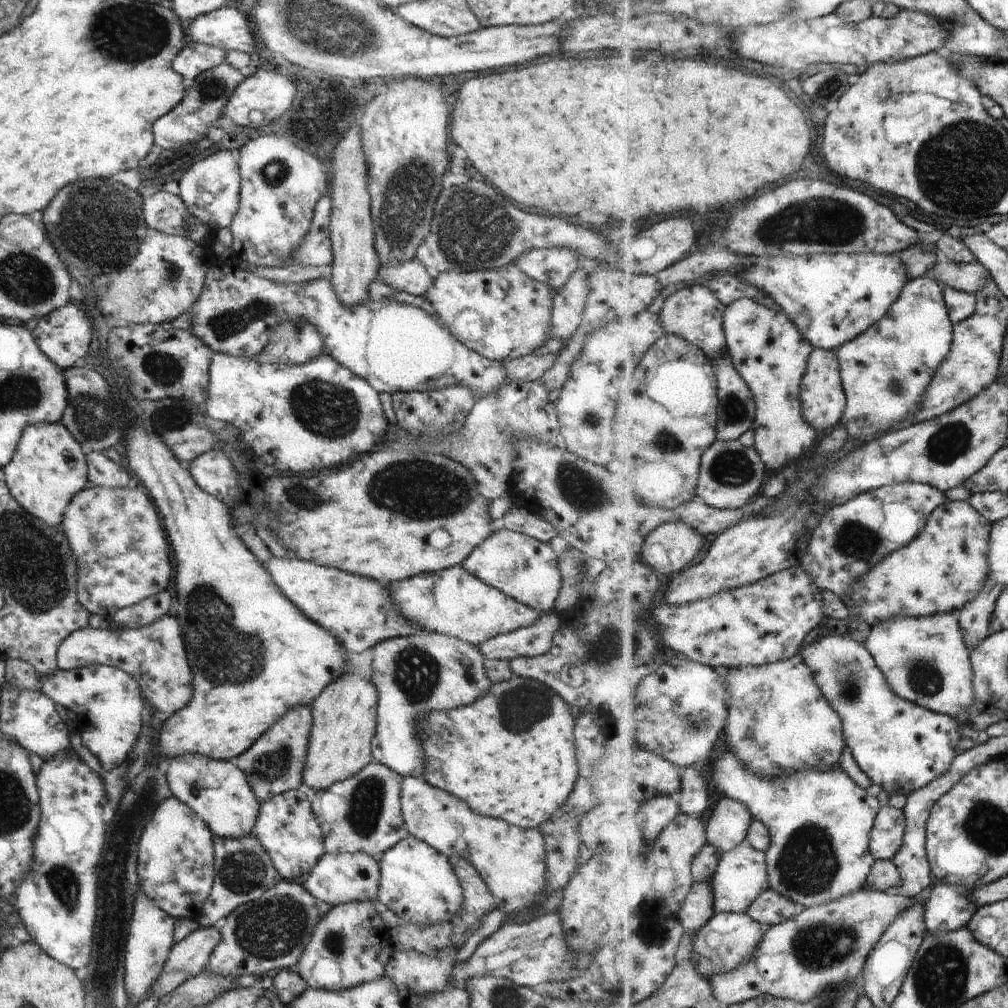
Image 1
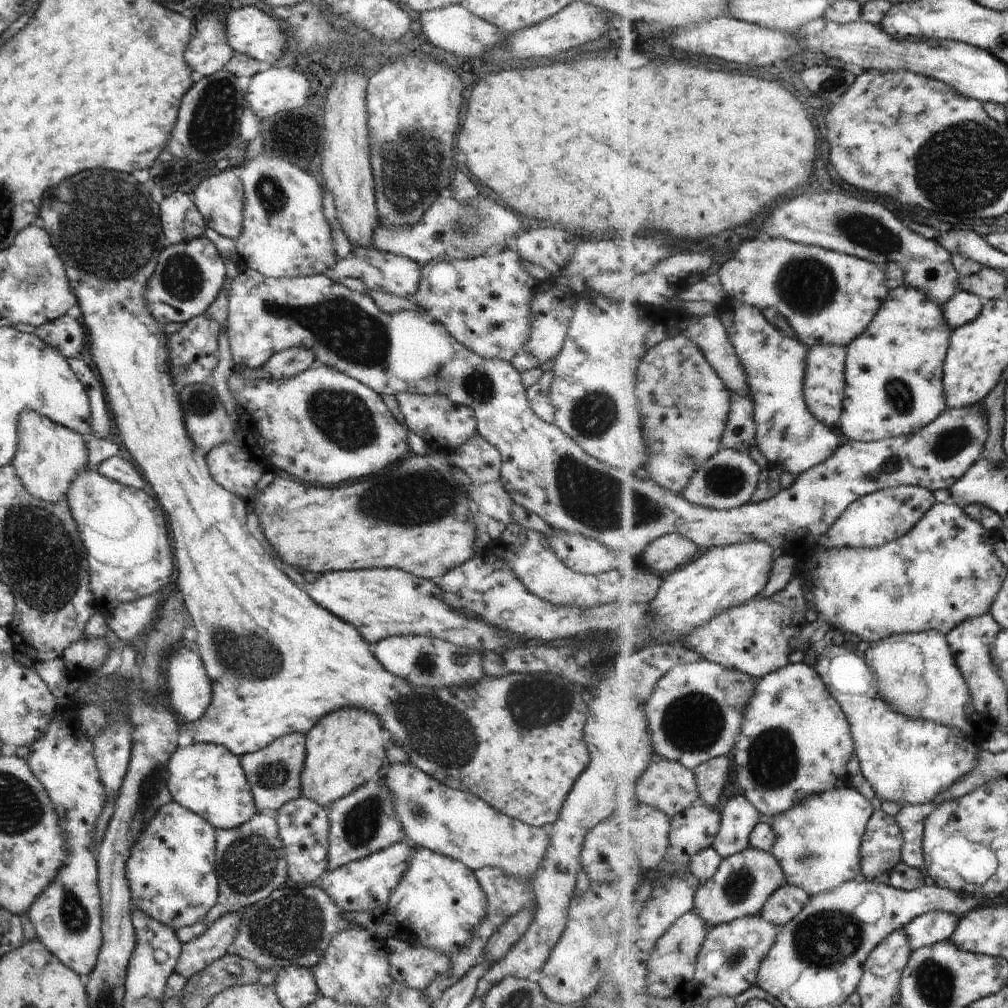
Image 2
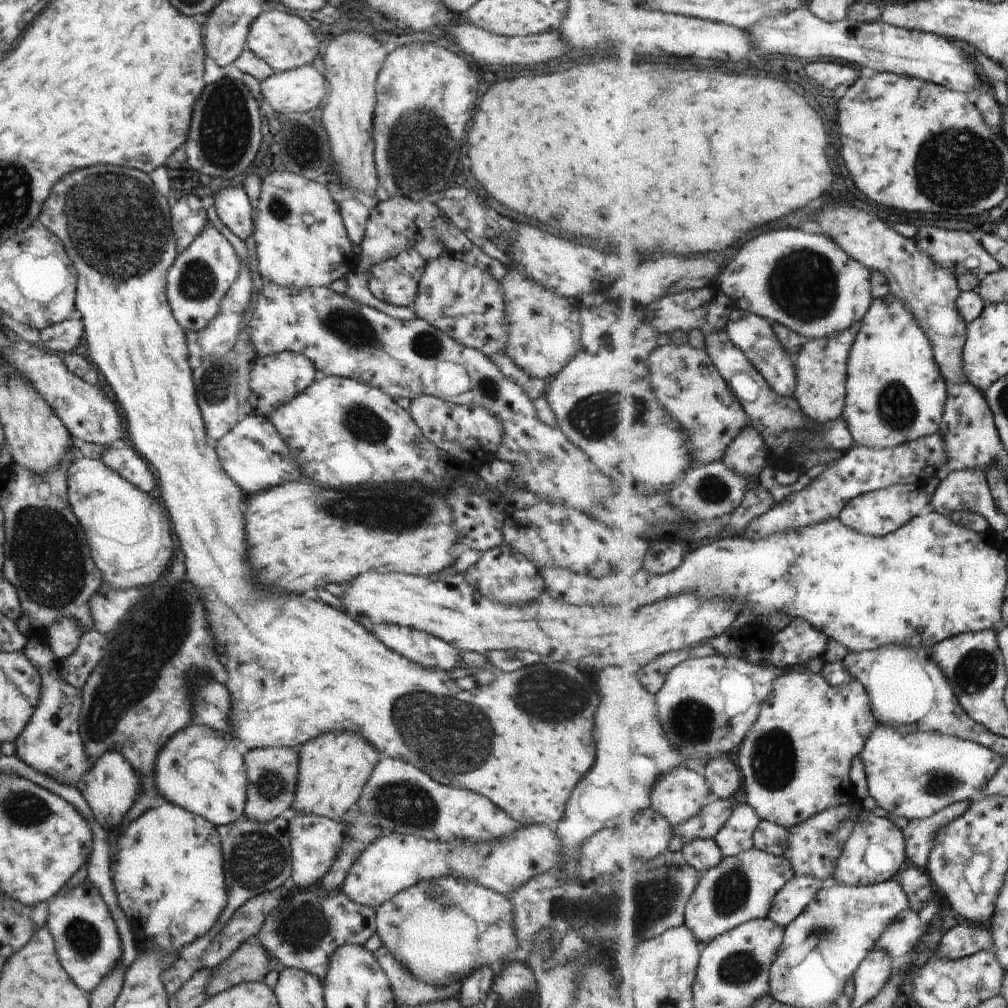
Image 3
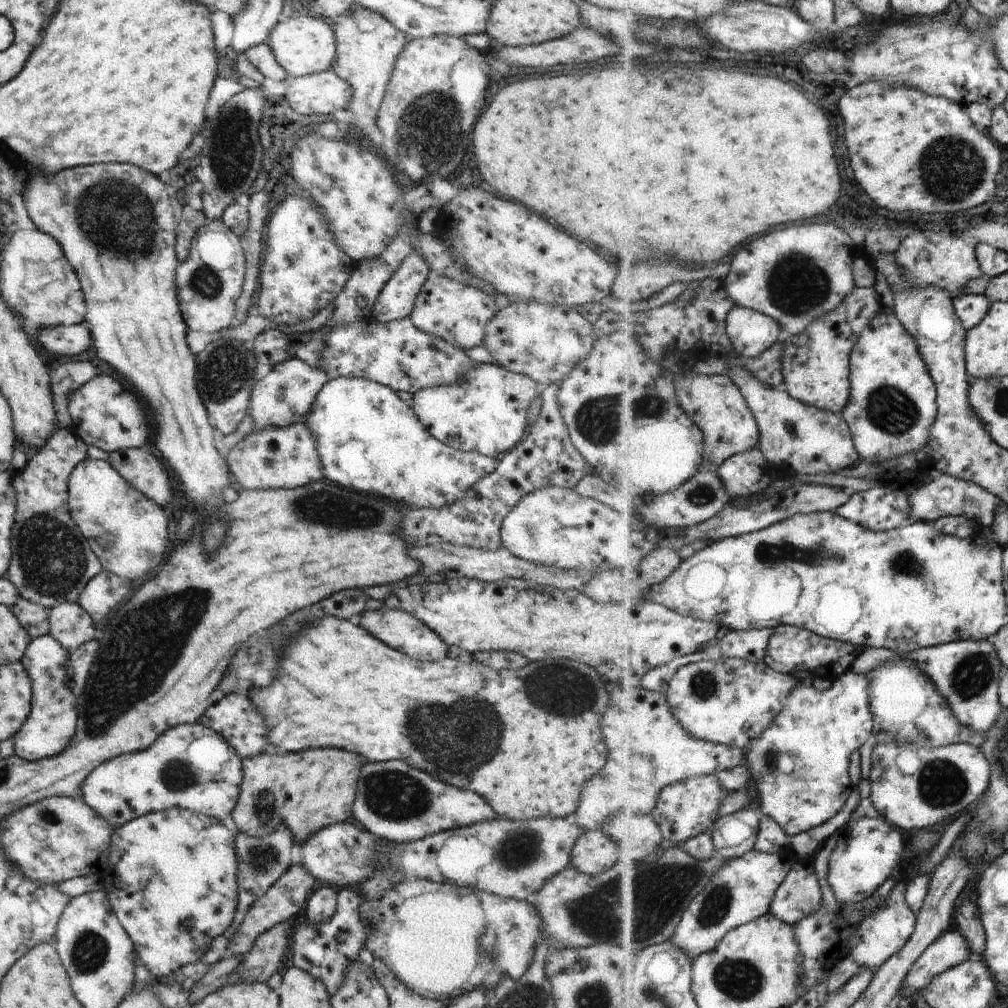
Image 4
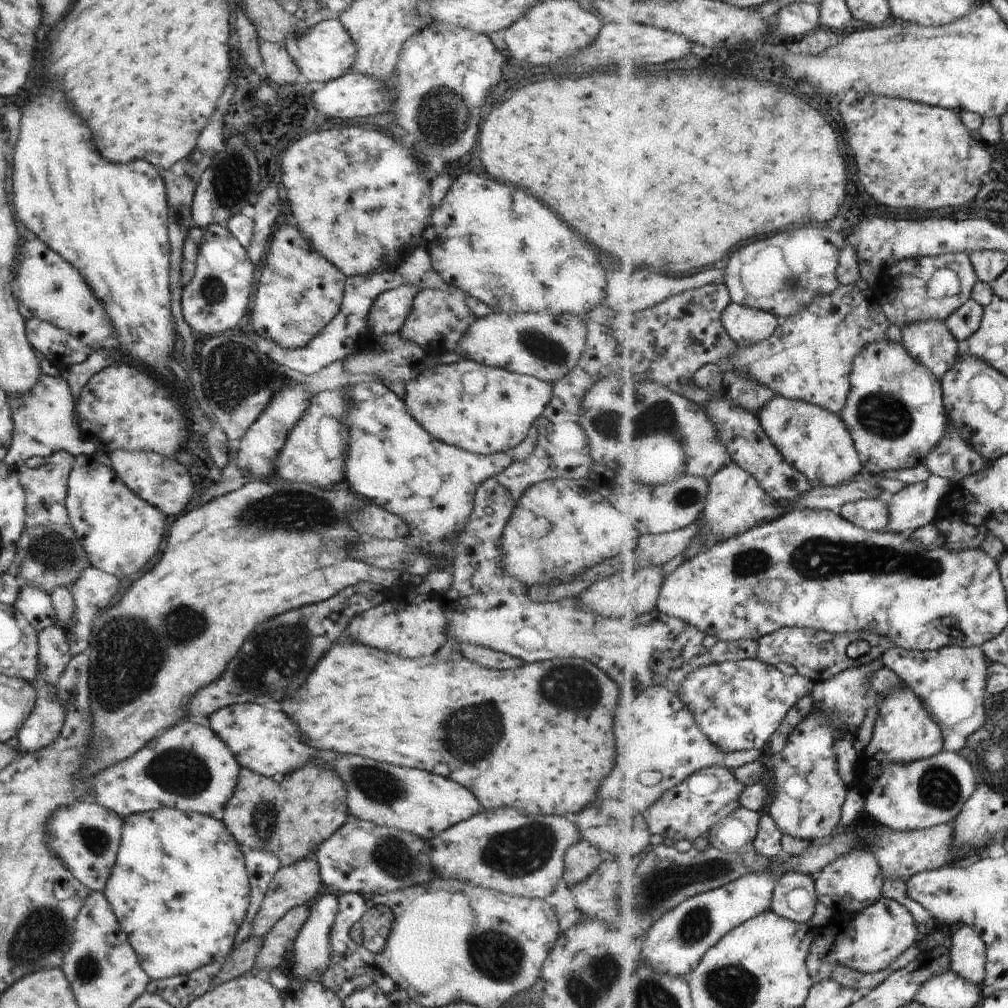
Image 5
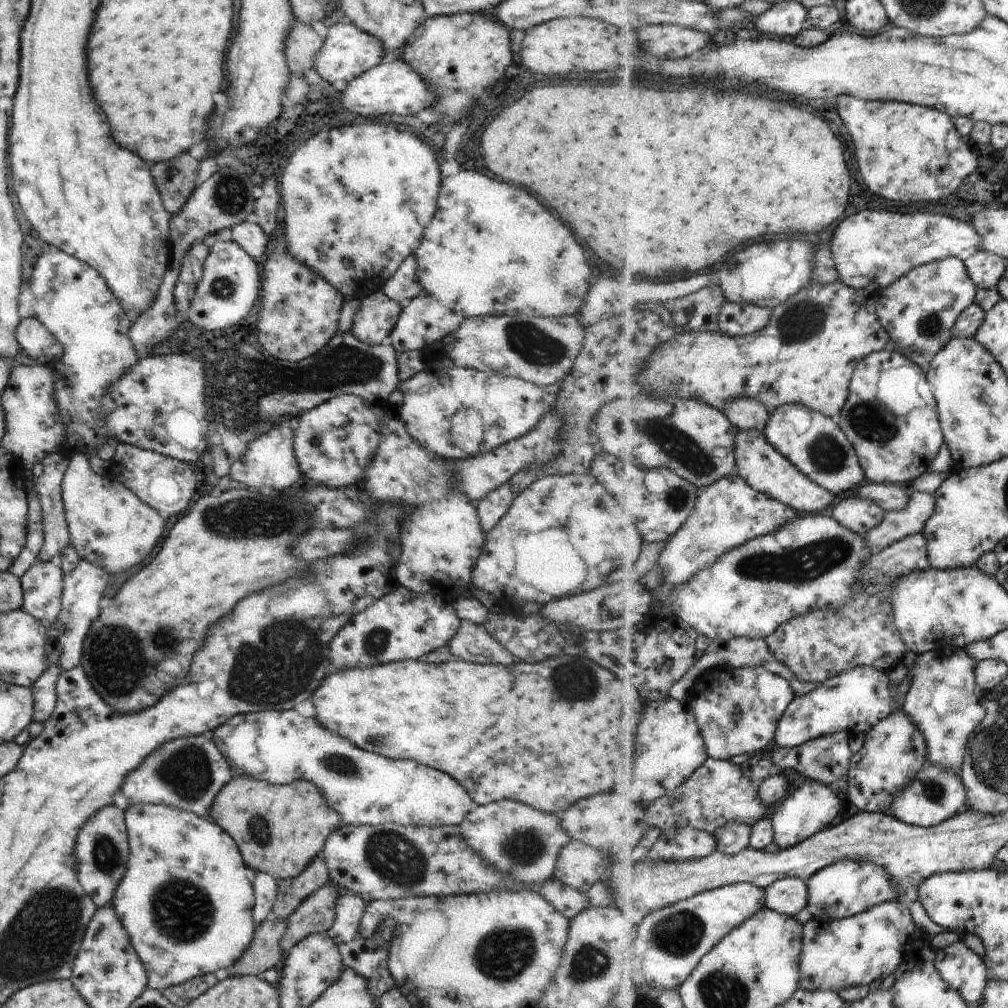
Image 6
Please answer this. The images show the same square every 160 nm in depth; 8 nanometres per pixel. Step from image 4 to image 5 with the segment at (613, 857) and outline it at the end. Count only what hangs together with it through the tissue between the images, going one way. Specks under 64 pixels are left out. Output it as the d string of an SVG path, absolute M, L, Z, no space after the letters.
M579 840L563 853L563 880L570 889L586 880L606 859L603 853L587 840Z

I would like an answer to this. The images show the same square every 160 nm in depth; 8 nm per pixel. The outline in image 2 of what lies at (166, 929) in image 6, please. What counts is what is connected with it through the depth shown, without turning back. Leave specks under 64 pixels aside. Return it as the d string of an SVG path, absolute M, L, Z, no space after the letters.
M178 802L162 806L134 844L126 864L133 907L172 930L192 926L208 914L218 899L216 831L212 824Z

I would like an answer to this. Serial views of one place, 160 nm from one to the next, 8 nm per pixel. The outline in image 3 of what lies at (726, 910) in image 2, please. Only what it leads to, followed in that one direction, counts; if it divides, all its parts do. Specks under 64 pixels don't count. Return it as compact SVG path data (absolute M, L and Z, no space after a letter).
M756 846L742 854L725 857L717 867L702 872L698 890L687 906L687 925L704 946L744 923L768 918L776 895L796 875L786 855L778 856Z

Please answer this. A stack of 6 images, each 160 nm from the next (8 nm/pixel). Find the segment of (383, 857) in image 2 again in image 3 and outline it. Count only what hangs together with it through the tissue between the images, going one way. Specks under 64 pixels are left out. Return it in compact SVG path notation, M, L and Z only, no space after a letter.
M386 833L370 843L353 862L341 884L342 891L352 902L376 910L395 894L418 884L421 880L446 877L448 843L429 841L400 833Z

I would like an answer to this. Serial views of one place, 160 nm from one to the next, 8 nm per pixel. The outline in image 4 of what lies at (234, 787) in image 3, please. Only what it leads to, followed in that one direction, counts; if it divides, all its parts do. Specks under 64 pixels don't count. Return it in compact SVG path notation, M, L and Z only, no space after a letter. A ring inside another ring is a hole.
M186 723L165 730L146 750L123 754L99 764L83 780L81 789L84 802L104 817L114 830L136 817L172 807L222 821L231 815L236 806L242 779L243 766L234 747L229 746L227 740L216 731L210 734L210 728L202 723ZM206 738L212 744L224 744L224 756L228 756L228 760L220 764L218 772L200 770L190 762L188 746Z

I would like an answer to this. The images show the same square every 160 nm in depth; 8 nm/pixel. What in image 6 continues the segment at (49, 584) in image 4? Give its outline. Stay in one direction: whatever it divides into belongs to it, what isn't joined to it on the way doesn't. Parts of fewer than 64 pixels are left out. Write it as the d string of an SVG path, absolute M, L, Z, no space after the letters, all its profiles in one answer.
M56 452L41 460L43 472L39 478L32 476L32 487L39 496L42 509L44 544L37 560L51 561L64 547L71 544L62 500L61 484L68 470L69 460Z

